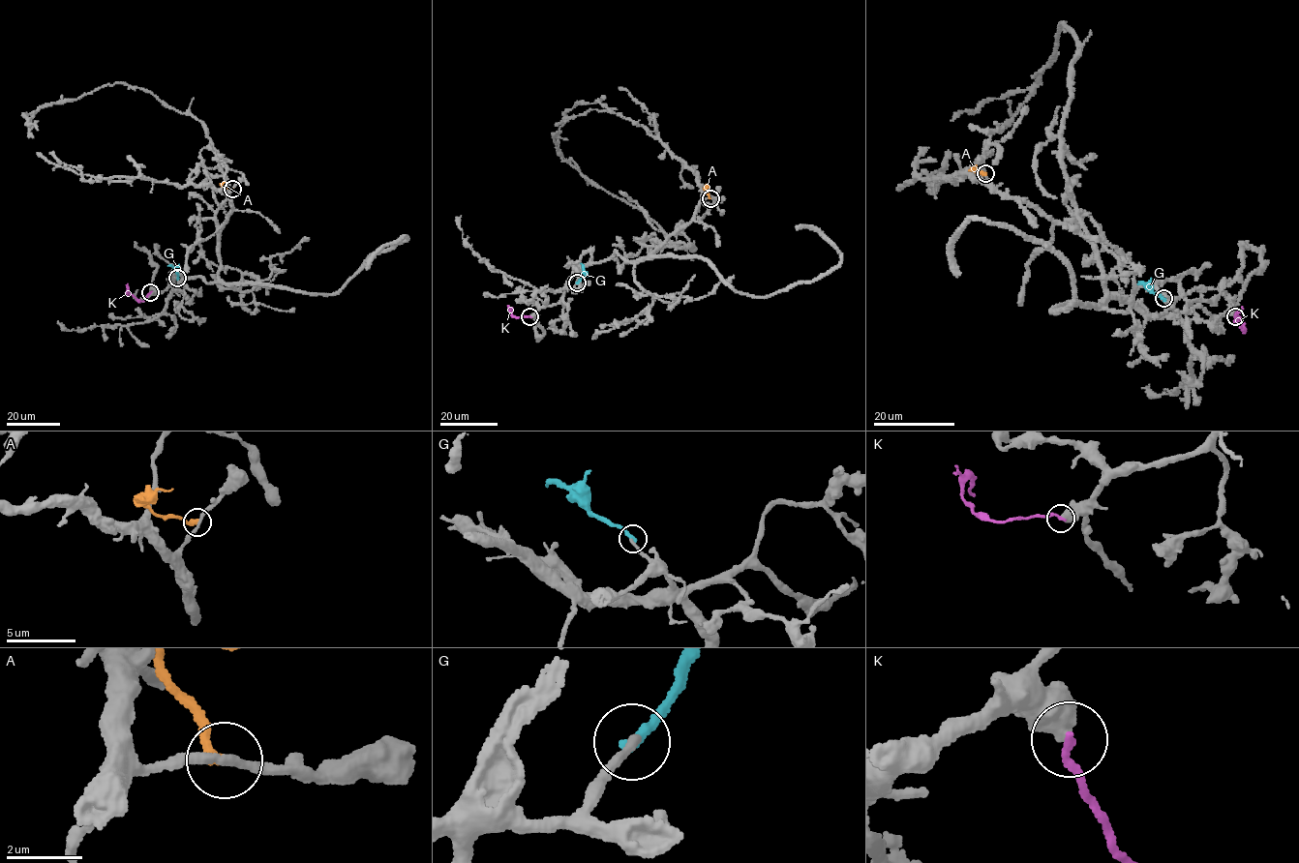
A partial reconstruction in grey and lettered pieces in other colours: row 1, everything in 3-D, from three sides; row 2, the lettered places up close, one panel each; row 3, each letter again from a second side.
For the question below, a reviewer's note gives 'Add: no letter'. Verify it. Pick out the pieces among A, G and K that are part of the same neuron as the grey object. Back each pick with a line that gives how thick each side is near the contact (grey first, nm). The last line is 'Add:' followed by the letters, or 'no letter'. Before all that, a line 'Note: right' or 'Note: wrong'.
Note: wrong
G: 240/320 nm
Add: G

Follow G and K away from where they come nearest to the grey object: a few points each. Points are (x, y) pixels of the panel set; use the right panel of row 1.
G: (1163, 299), (1138, 283)
K: (1236, 316), (1245, 331), (1236, 314), (1241, 307)

